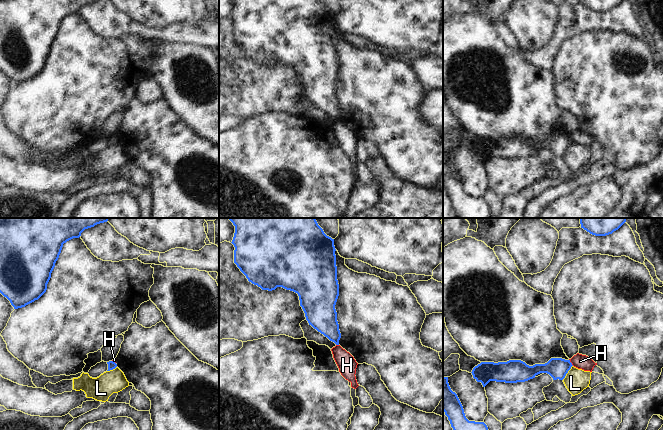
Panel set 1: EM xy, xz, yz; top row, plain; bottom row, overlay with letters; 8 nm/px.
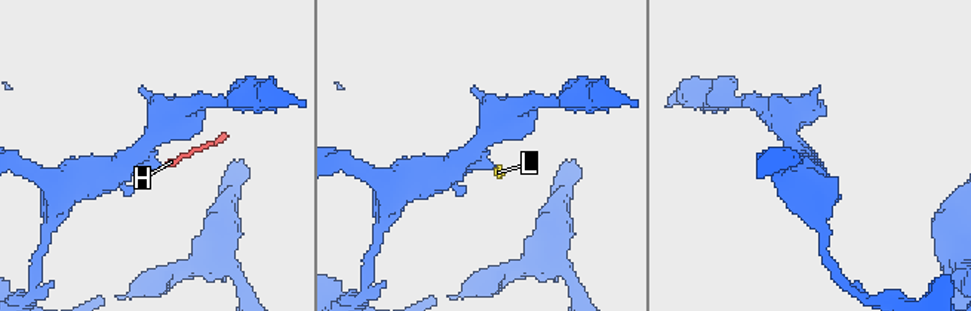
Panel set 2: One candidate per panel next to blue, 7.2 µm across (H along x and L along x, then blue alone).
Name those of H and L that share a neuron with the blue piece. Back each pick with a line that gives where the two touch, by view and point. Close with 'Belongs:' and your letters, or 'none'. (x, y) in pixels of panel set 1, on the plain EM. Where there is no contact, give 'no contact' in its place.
Belongs: none

